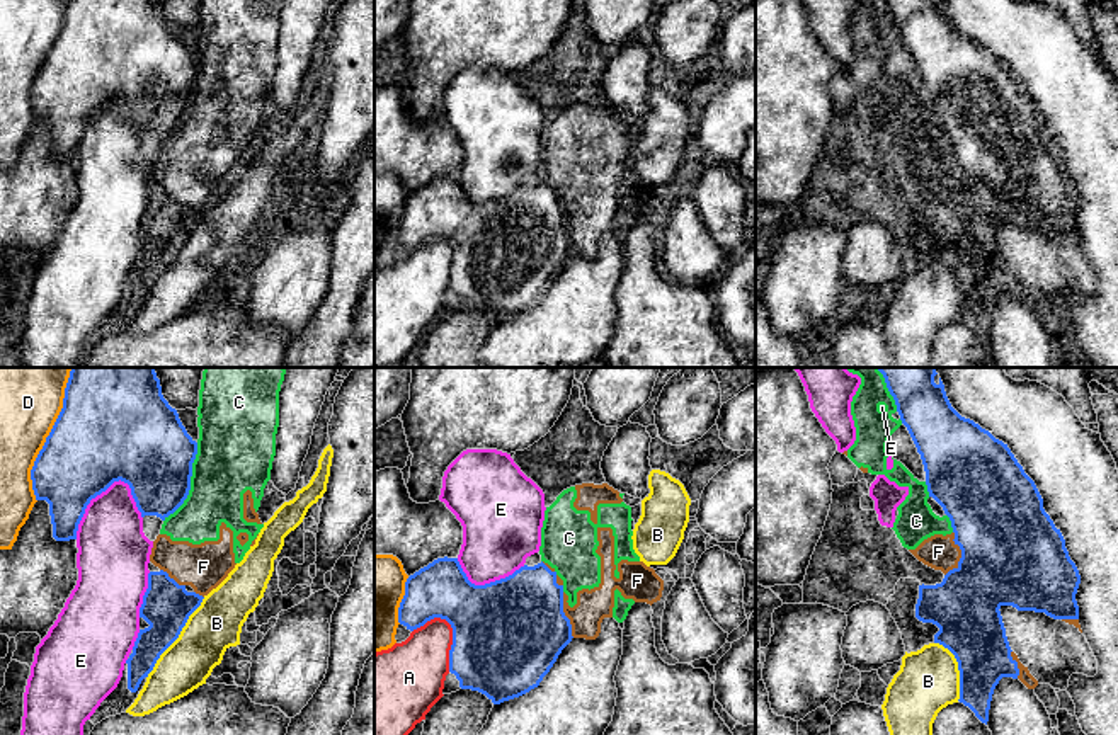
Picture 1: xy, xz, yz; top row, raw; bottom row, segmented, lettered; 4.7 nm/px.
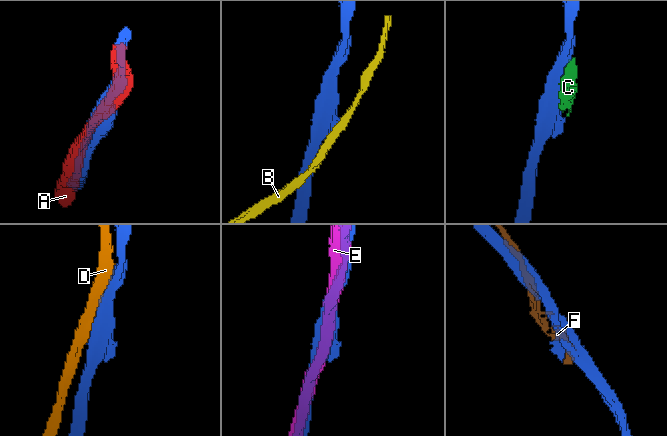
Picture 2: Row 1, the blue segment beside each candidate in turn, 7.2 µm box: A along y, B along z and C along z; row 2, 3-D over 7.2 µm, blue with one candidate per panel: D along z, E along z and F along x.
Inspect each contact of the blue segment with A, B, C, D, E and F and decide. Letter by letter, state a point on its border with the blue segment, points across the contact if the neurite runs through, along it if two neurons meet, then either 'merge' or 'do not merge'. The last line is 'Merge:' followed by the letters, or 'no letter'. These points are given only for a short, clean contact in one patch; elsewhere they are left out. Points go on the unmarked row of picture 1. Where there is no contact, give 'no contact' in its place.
A: contact xz (453, 259); do not merge
B: contact xy (177, 256); do not merge
C: contact xy (189, 101); do not merge
D: contact xy (46, 60); do not merge
E: contact xy (89, 121); do not merge
F: contact yz (962, 174); do not merge
Merge: no letter

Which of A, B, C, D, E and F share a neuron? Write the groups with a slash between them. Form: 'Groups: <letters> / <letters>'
Groups: A / B / C F / D / E

